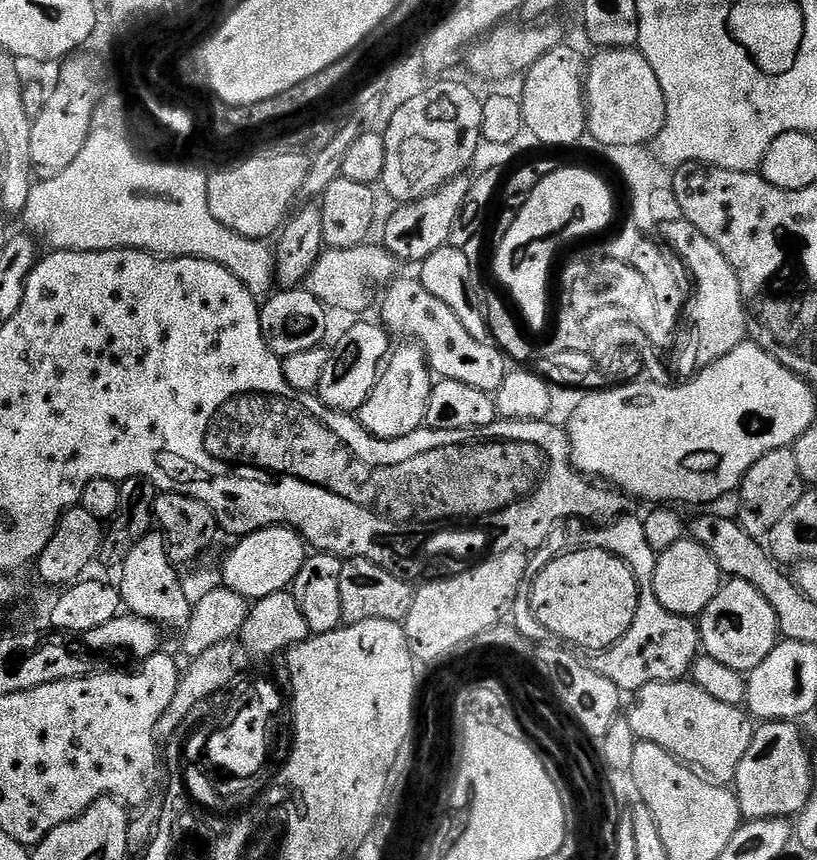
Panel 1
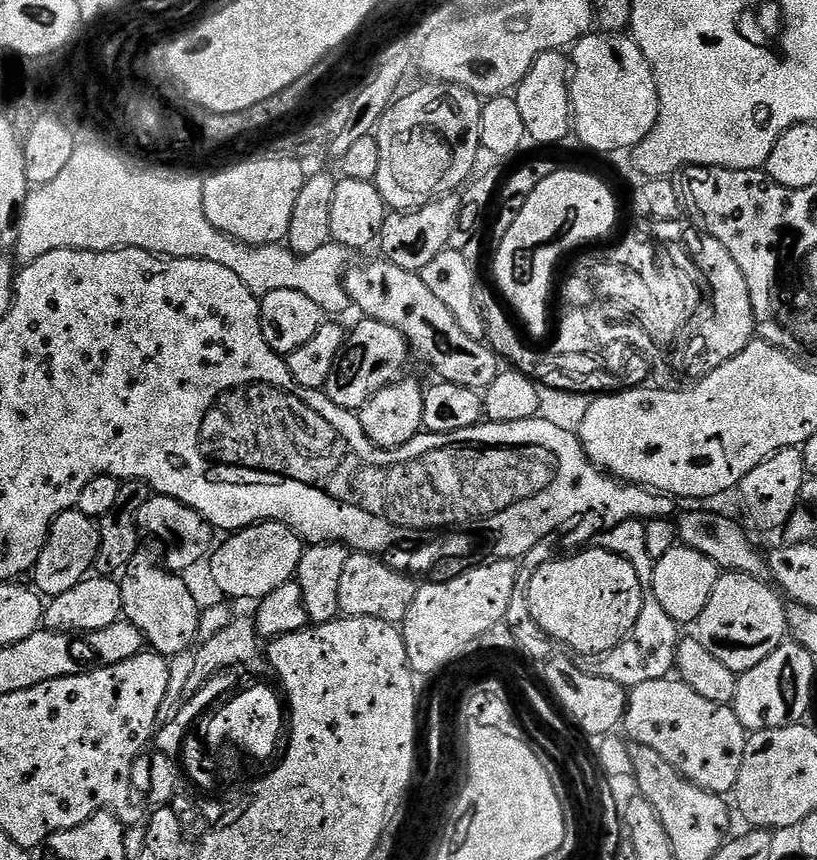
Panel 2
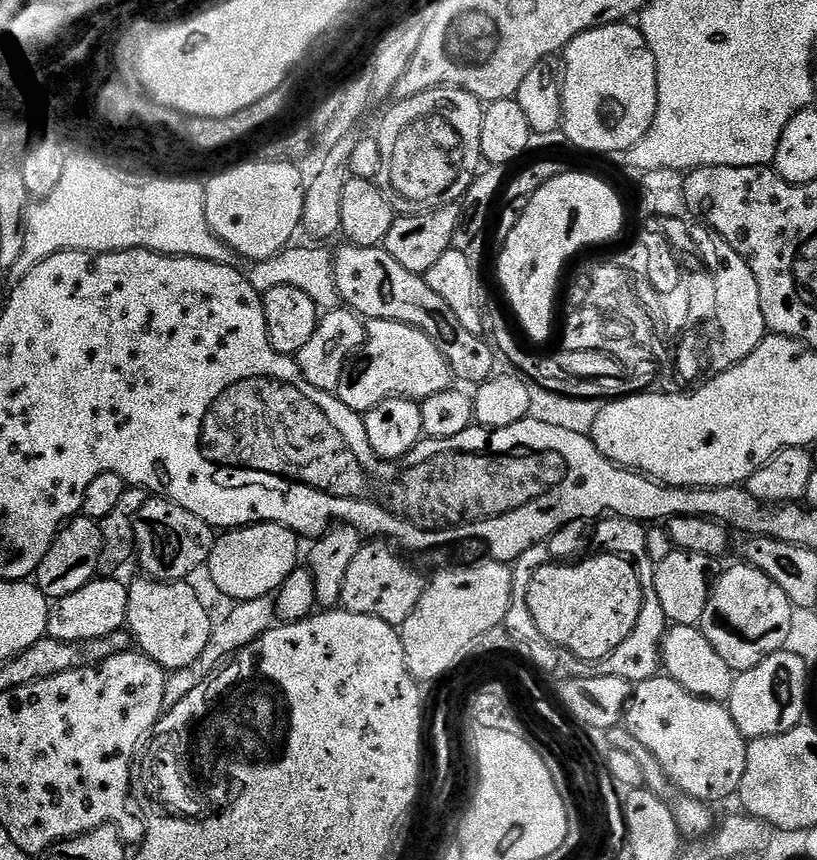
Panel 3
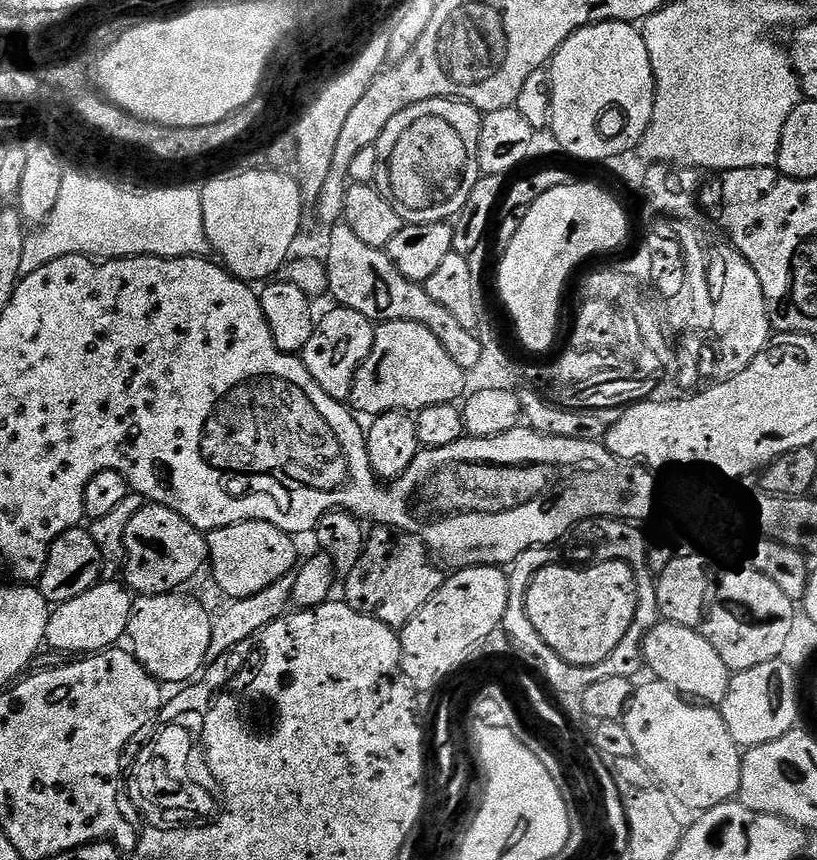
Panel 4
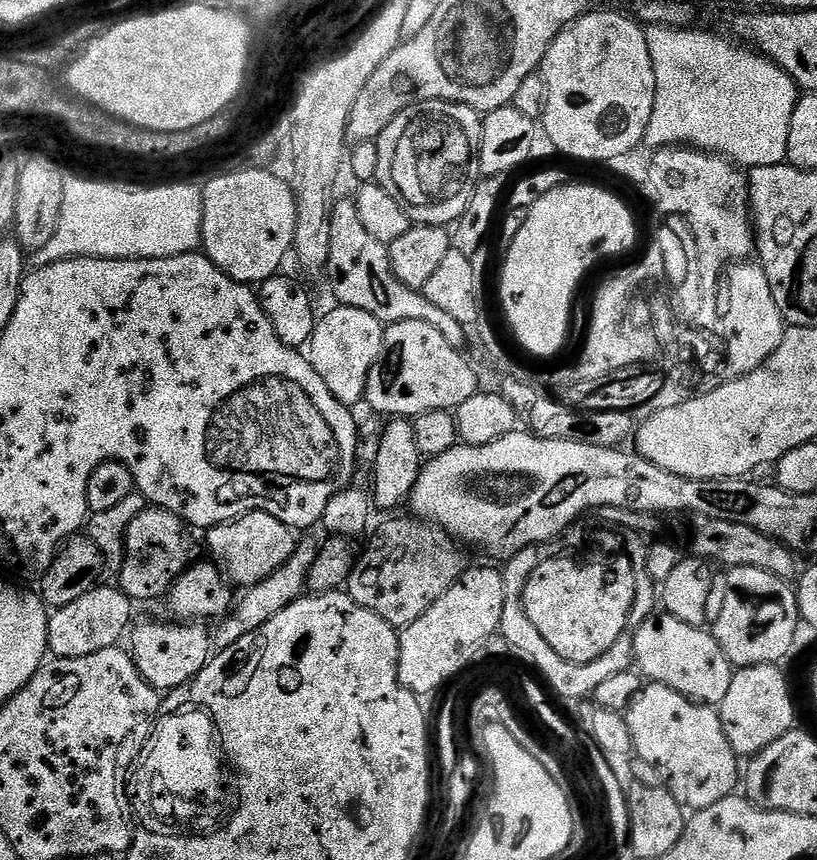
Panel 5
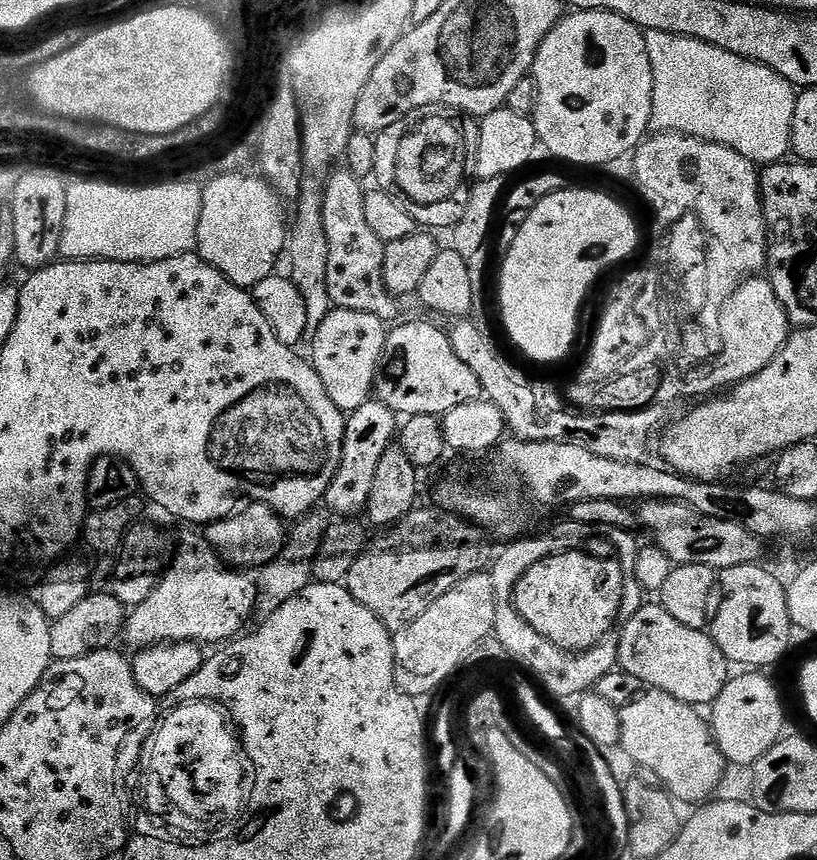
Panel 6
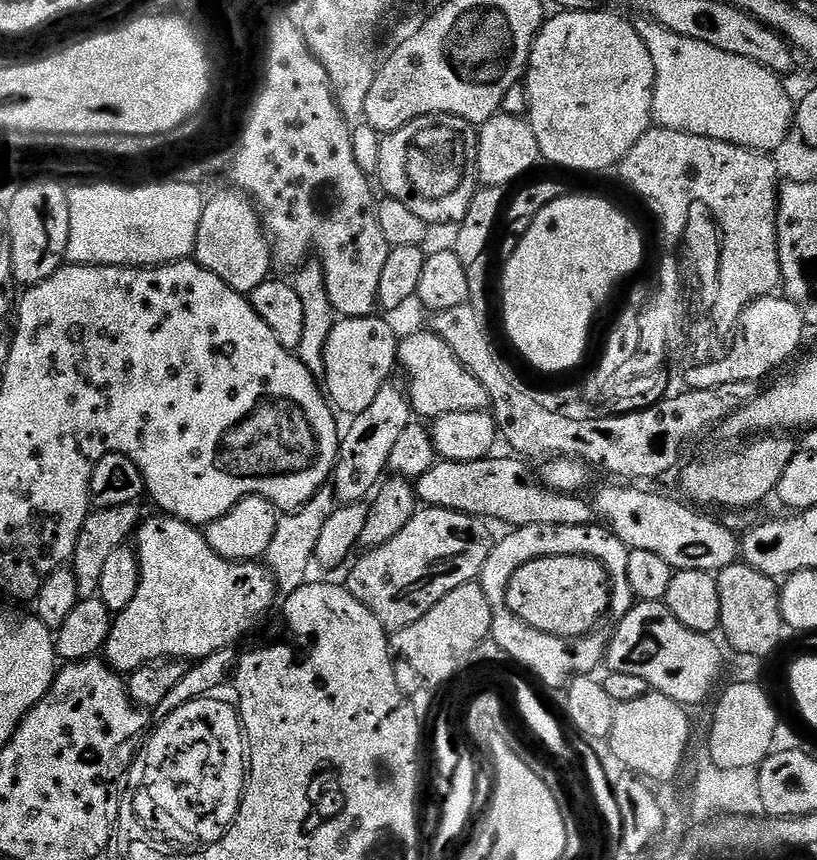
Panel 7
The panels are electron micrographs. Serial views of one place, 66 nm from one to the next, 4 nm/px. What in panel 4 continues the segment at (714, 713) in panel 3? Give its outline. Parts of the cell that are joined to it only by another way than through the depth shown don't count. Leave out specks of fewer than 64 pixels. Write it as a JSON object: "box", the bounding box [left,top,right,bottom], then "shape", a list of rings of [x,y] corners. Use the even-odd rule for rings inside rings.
{"box":[622,678,744,814],"shape":[[[648,678],[641,688],[639,685],[633,691],[632,701],[624,712],[622,723],[626,733],[630,734],[636,759],[642,761],[646,770],[650,770],[653,781],[667,792],[681,809],[689,808],[692,814],[699,814],[739,797],[744,761],[742,749],[734,742],[734,738],[730,738],[730,730],[726,730],[726,722],[715,707],[701,706],[675,692],[666,682]]]}

